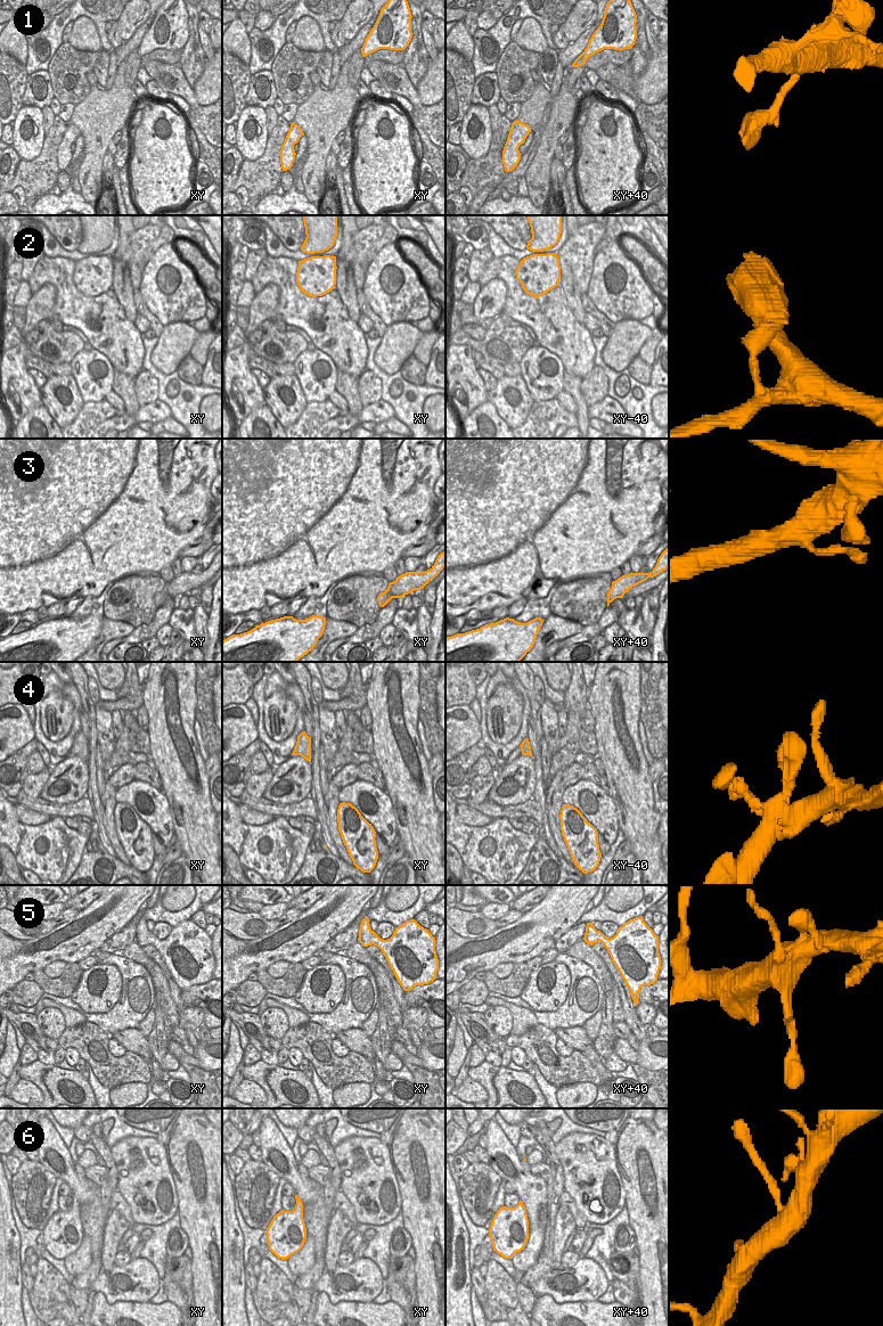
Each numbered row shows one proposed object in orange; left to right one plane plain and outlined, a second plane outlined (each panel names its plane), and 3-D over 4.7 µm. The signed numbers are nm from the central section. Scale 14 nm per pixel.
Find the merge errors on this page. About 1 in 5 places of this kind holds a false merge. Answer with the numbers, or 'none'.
2, 4

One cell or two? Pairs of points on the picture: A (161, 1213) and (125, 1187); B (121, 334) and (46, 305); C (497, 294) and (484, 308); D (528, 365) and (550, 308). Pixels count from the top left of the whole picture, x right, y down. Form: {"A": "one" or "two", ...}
{"A": "one", "B": "two", "C": "one", "D": "two"}

